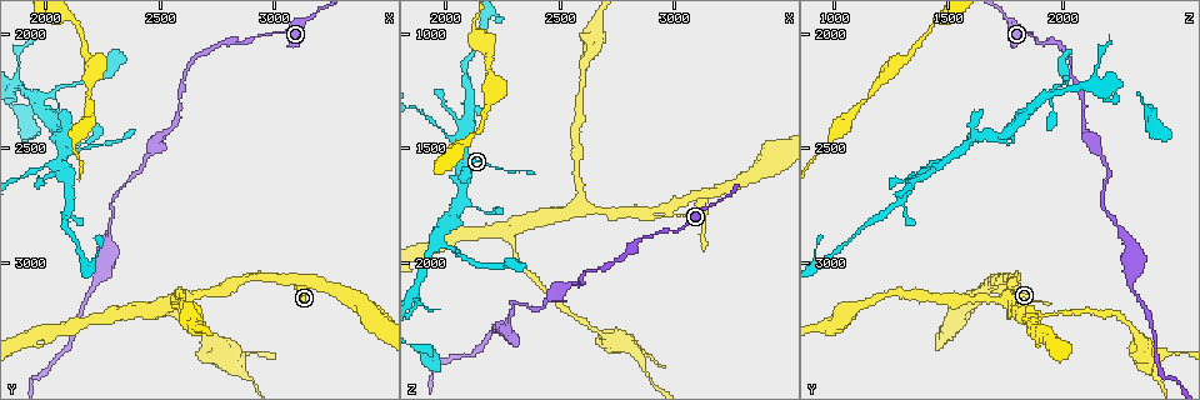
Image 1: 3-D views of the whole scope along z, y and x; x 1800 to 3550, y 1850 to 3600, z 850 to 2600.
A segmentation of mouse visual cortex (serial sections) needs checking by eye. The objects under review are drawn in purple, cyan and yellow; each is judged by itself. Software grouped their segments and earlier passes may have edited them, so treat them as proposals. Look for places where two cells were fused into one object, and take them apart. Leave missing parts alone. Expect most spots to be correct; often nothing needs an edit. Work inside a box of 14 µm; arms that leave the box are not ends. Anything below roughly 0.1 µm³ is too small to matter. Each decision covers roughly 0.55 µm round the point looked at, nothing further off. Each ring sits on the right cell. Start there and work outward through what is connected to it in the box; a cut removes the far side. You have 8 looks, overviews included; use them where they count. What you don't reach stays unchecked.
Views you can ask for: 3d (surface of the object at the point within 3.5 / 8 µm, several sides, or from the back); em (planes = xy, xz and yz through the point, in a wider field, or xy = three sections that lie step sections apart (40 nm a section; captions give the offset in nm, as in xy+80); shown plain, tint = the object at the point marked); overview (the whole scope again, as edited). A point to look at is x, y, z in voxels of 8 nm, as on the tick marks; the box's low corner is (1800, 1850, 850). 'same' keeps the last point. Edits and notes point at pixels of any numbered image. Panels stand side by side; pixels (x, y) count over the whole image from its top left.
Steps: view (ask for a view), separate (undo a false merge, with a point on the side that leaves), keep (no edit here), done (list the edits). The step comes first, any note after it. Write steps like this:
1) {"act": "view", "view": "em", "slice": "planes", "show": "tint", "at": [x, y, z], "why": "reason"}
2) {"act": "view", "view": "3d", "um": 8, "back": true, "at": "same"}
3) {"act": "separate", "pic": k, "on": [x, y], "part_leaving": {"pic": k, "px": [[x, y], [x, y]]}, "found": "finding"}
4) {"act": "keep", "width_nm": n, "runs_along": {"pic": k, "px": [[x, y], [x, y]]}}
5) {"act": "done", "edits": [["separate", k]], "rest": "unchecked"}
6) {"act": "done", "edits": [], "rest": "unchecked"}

{"act": "view", "view": "3d", "um": 8, "at": [2070, 2570, 1460], "why": "sudden change in width"}

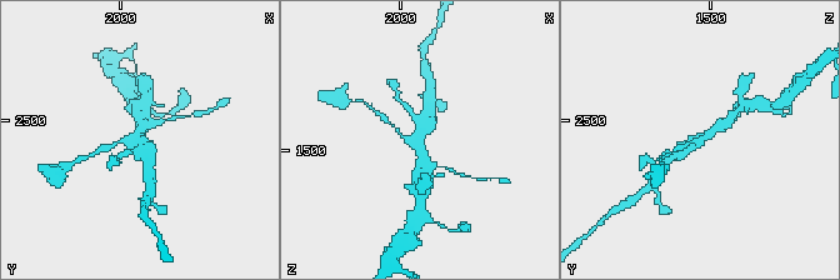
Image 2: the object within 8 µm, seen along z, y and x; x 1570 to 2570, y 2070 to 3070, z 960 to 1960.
{"act": "view", "view": "em", "slice": "xy", "step": 1, "show": "tint", "at": [2060, 2570, 1460], "arms": 3, "arm_widths_nm": [100, 300, 400], "why": "now the EM"}

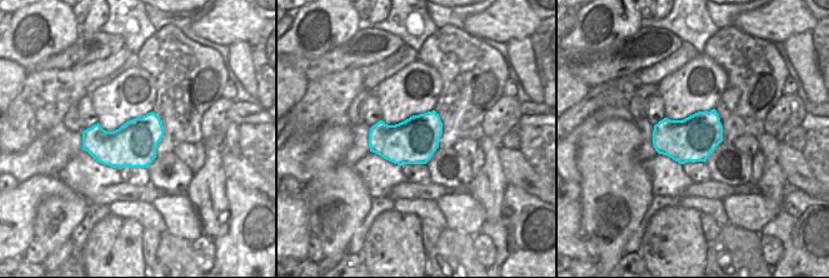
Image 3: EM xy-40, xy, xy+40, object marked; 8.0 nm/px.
{"act": "keep", "runs_along": {"pic": 2, "px": [[725, 124], [675, 155]]}, "found": "all the same cell"}

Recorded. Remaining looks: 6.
{"act": "view", "view": "3d", "um": 3.5, "at": [2230, 3090, 2300], "why": "thick turns thin"}

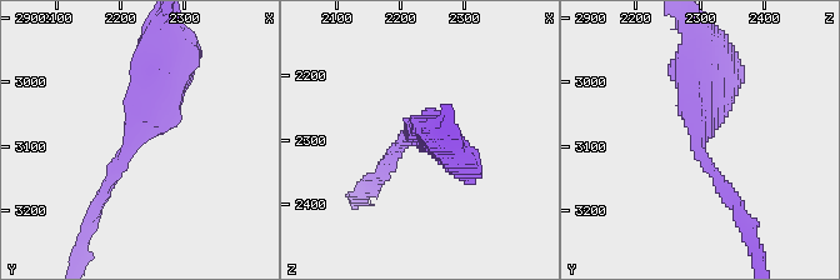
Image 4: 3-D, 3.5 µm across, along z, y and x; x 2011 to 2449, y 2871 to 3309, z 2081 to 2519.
{"act": "view", "view": "em", "slice": "xy", "step": 1, "show": "plain", "at": [2225, 3080, 2295], "arm_widths_nm": [150, 450], "why": "now the EM"}

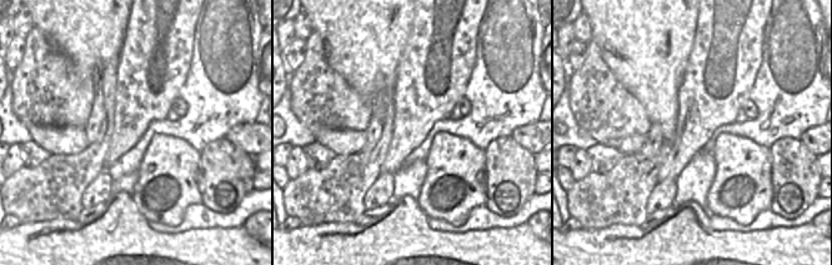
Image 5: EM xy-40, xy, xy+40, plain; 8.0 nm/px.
{"act": "view", "view": "em", "slice": "xy", "step": 1, "show": "tint", "at": "same"}

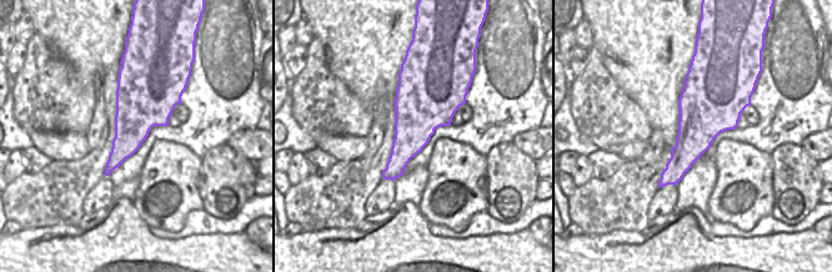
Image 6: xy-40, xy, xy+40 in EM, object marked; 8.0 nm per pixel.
{"act": "keep", "width_nm": 440, "runs_along": {"pic": 4, "px": [[158, 54], [146, 111], [100, 200]]}, "found": "all the same cell"}

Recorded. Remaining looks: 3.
{"act": "view", "view": "3d", "um": 3.5, "at": [2290, 3230, 1870], "why": "side arm on a straight run"}

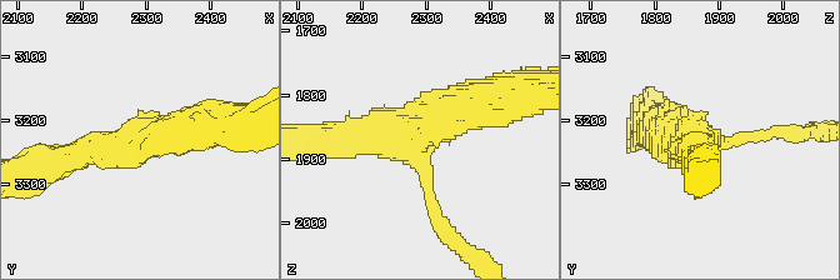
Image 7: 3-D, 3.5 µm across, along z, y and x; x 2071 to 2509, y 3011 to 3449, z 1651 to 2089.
{"act": "view", "view": "em", "slice": "xy", "step": 3, "show": "plain", "at": [2290, 3230, 1860], "arms": 3, "arm_widths_nm": [150, 400, 500]}

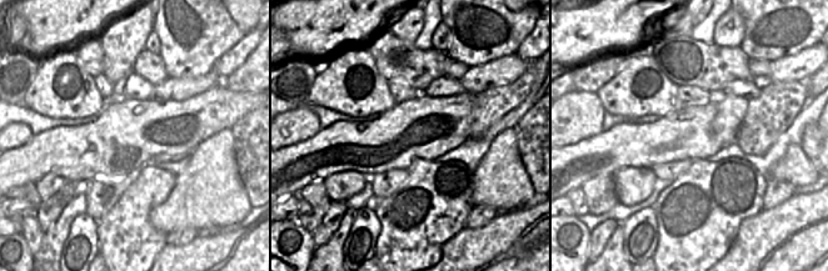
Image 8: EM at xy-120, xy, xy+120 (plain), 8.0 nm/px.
{"act": "view", "view": "em", "slice": "xy", "step": 3, "show": "tint", "at": "same", "why": "where the object lies"}

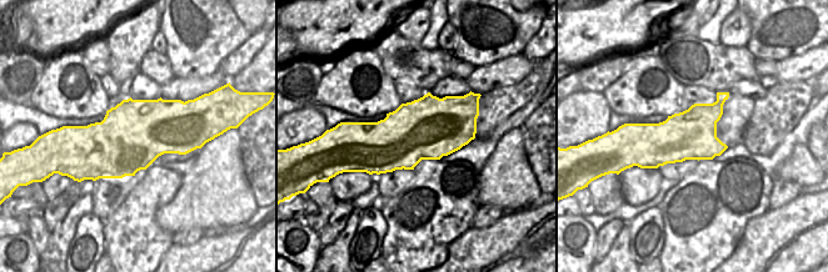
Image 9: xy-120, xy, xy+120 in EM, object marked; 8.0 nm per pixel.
{"act": "keep", "runs_along": {"pic": 7, "px": [[491, 103], [419, 131], [430, 211]]}, "found": "one cell here"}

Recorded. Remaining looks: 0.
{"act": "done", "edits": [], "rest": "unchecked"}

